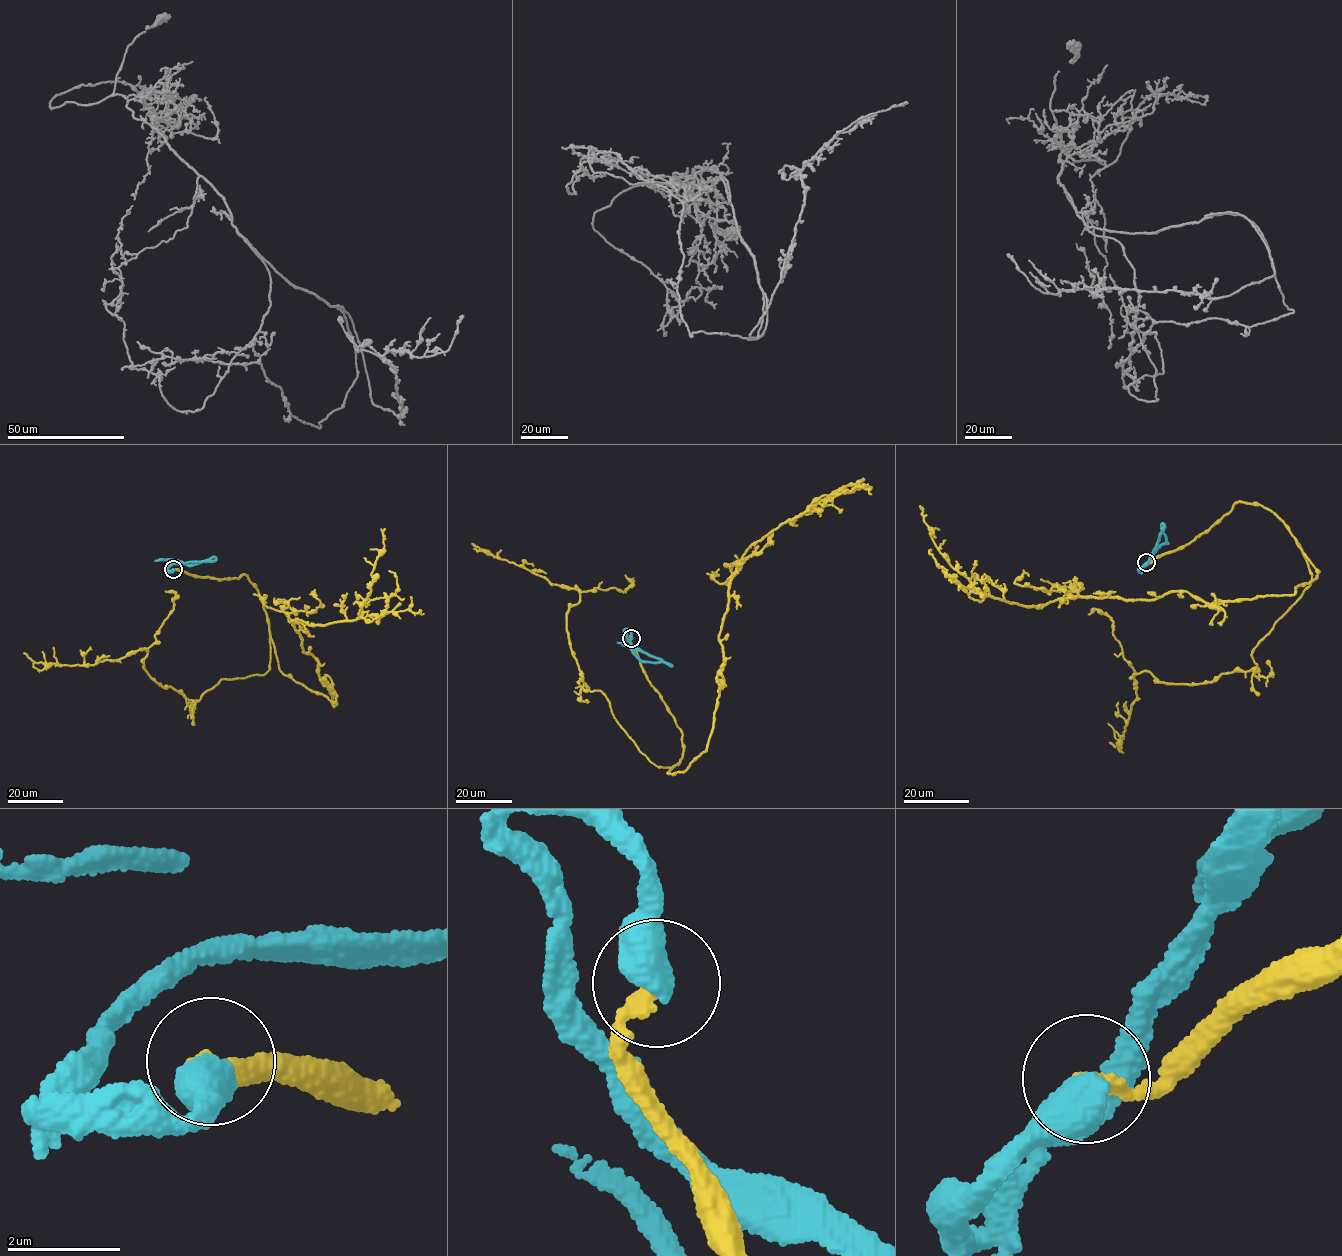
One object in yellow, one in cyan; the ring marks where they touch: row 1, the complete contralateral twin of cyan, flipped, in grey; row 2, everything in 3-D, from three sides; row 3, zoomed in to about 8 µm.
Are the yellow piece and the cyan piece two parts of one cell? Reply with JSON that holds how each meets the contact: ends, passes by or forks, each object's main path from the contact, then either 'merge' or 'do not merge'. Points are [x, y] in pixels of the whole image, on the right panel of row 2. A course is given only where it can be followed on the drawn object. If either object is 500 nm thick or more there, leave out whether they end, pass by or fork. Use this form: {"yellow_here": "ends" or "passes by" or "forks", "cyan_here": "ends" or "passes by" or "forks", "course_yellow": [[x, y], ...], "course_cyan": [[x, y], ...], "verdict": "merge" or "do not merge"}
{"course_yellow": [[1146, 563], [1248, 502], [1318, 572], [1288, 595], [1037, 608], [983, 594], [920, 505]], "course_cyan": [[1146, 563], [1139, 571], [1149, 560], [1162, 533], [1167, 543], [1156, 548], [1152, 559]], "verdict": "merge"}

